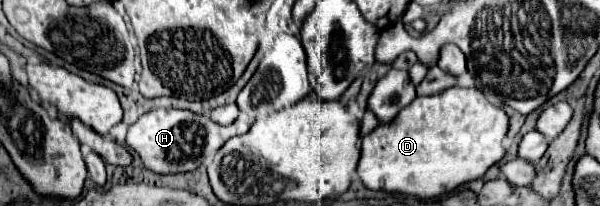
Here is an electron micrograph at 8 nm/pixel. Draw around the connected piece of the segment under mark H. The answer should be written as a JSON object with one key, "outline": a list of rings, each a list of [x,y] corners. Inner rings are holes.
{"outline":[[[158,108],[142,114],[126,134],[126,146],[142,160],[142,166],[156,174],[184,174],[192,172],[202,164],[202,154],[206,142],[220,140],[220,148],[230,140],[230,136],[246,134],[252,122],[246,116],[240,116],[230,126],[220,126],[206,116],[198,116],[188,110]]]}

